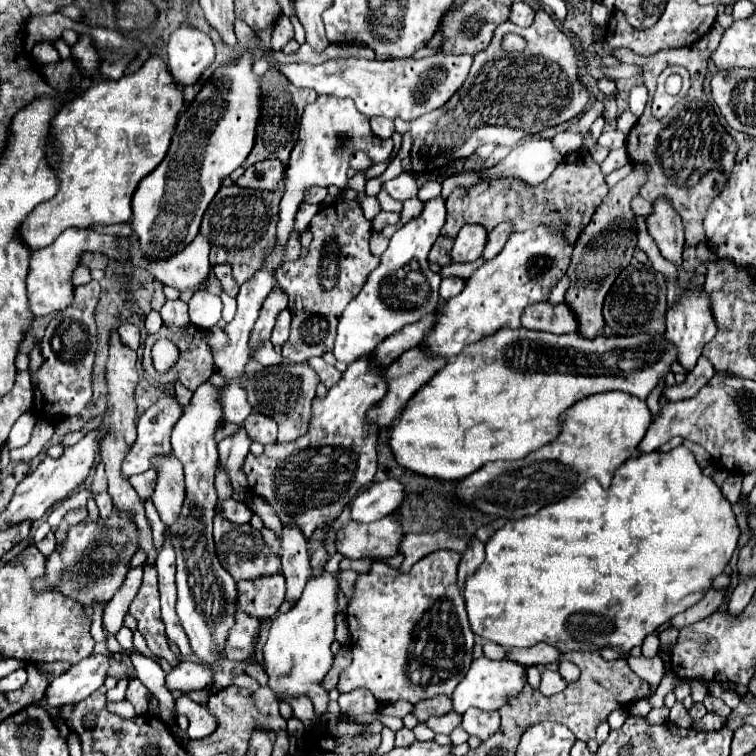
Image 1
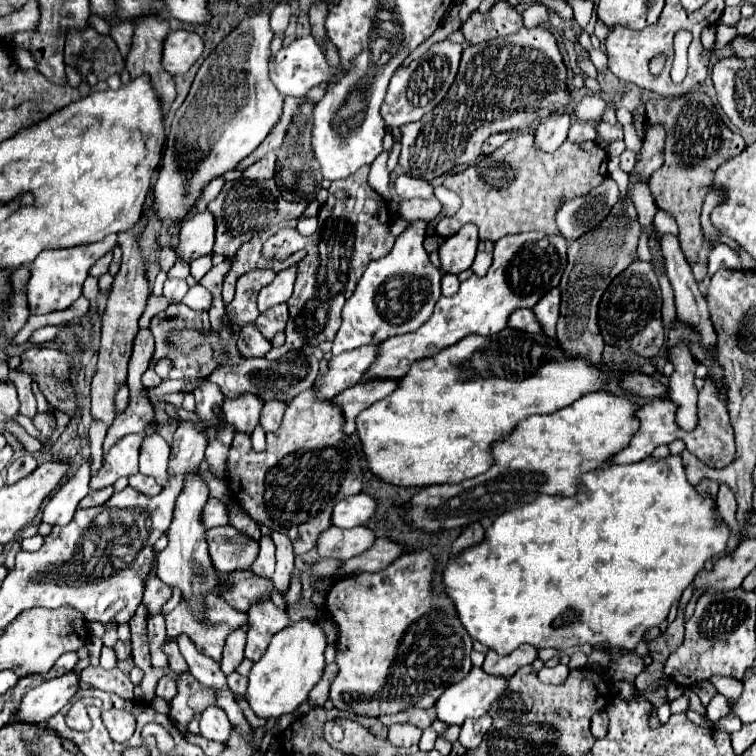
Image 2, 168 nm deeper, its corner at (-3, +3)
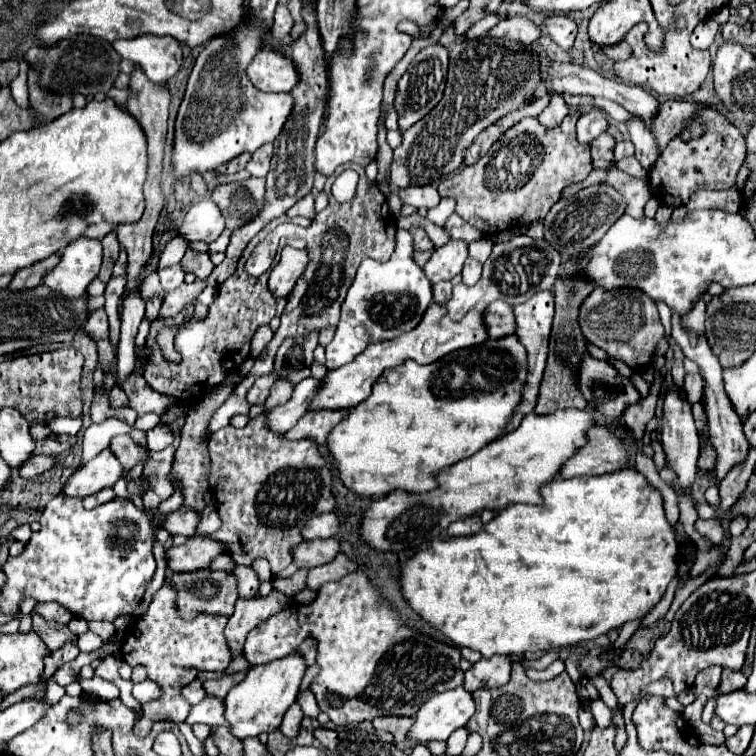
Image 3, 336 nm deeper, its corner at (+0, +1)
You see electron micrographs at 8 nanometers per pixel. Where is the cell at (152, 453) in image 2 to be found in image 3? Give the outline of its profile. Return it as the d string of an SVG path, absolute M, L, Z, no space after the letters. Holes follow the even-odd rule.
M130 436L112 438L110 450L112 450L112 454L116 454L116 458L120 460L120 464L124 468L134 468L138 462L146 464L146 460L148 460L148 450L136 446Z

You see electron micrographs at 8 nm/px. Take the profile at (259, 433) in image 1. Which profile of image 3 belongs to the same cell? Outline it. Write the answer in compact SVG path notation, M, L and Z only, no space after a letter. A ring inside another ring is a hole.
M276 380L270 390L270 396L266 398L266 410L272 410L274 406L288 402L288 398L292 396L292 390L294 386L288 380Z

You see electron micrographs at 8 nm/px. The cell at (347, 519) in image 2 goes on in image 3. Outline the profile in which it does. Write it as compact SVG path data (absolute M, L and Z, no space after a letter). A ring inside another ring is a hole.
M334 512L318 514L316 518L308 518L308 522L304 524L304 530L300 530L300 534L304 534L304 540L330 538L336 532L338 532L338 518Z

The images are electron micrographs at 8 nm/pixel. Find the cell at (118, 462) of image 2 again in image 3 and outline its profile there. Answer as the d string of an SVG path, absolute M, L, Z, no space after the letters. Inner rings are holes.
M102 450L96 458L82 464L64 484L64 496L86 498L100 492L102 488L114 486L122 474L122 466L110 450Z

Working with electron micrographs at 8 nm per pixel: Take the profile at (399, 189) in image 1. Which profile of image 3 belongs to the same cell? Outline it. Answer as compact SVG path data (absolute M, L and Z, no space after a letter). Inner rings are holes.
M408 186L404 190L398 190L404 204L416 206L416 208L434 208L440 202L440 194L434 186Z

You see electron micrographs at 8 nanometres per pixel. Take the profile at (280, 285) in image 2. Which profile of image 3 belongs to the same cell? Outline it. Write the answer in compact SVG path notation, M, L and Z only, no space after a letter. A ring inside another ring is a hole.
M286 246L280 254L280 262L272 268L270 278L268 278L268 288L274 296L288 296L290 290L294 288L296 280L304 274L308 266L308 250L296 250Z

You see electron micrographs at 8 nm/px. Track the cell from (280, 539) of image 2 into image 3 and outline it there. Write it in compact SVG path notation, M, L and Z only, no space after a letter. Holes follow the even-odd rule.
M270 592L270 596L254 596L254 598L238 598L234 614L228 618L226 624L226 638L232 650L232 656L240 656L244 648L246 634L256 628L260 622L270 618L272 614L280 612L284 608L284 596L280 592Z

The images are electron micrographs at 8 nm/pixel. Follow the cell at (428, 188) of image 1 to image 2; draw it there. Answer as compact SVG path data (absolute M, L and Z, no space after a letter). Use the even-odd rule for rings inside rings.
M437 186L437 188L435 188L435 196L437 196L437 198L441 200L441 204L443 204L441 214L445 214L447 218L453 216L453 214L459 210L459 206L461 206L461 200L459 200L451 190L447 190L447 188L443 188L443 186Z

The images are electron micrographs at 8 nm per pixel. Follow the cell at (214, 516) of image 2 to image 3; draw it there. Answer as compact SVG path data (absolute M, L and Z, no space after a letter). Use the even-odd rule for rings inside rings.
M180 508L174 510L172 514L168 514L168 518L164 518L162 528L166 532L174 534L182 534L182 536L192 536L196 532L196 524L200 520L200 514L190 510L190 508Z

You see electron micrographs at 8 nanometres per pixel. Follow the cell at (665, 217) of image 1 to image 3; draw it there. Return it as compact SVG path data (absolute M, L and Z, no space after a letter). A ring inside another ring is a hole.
M672 314L672 338L678 342L678 346L682 348L684 356L694 360L704 378L706 378L706 392L704 392L704 408L706 408L706 416L708 416L708 426L710 426L710 442L716 450L716 466L714 466L714 478L716 482L720 482L736 464L742 464L748 456L748 450L750 450L750 444L748 440L744 438L744 432L742 432L742 418L734 412L728 396L724 394L724 386L722 386L722 366L718 362L718 358L712 354L708 342L704 336L698 338L698 346L690 346L690 338L688 338L688 332L680 326L680 316L678 314Z

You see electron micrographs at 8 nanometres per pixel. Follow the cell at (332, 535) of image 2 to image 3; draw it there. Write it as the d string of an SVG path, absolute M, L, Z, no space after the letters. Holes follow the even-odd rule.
M334 538L300 542L300 546L292 550L292 560L298 568L314 568L324 562L332 562L338 550L340 550L340 544Z

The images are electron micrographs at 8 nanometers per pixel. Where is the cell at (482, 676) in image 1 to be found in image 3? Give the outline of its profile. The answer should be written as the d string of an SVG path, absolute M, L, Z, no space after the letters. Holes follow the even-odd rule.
M462 686L444 694L436 694L428 702L424 702L424 706L420 706L406 738L414 742L448 740L448 736L454 730L462 728L472 714L472 694Z

